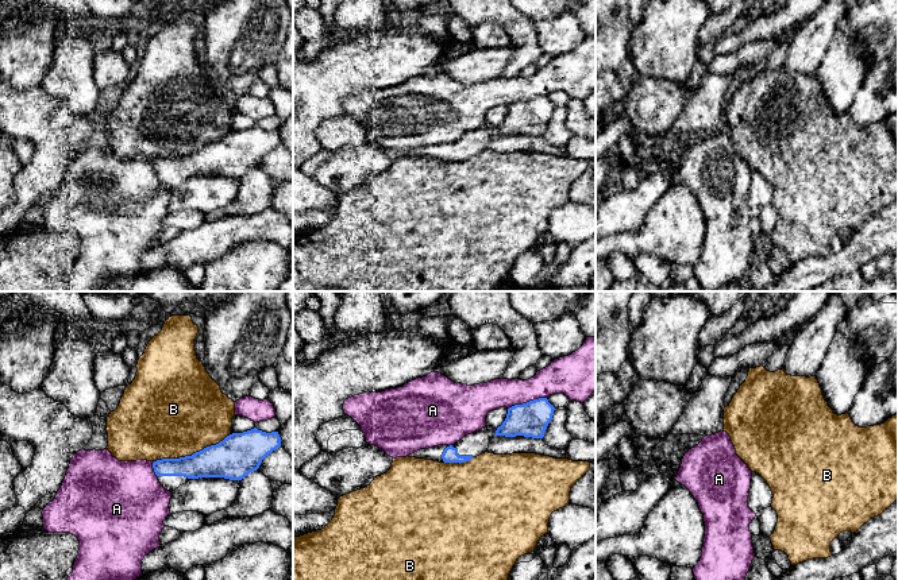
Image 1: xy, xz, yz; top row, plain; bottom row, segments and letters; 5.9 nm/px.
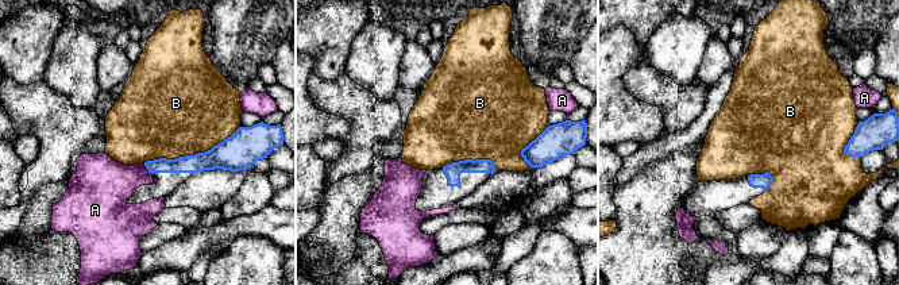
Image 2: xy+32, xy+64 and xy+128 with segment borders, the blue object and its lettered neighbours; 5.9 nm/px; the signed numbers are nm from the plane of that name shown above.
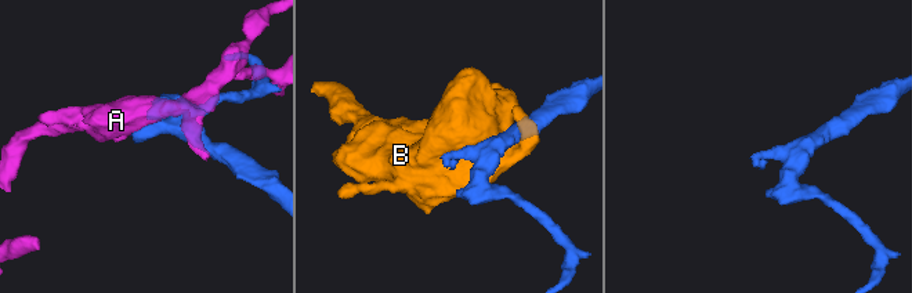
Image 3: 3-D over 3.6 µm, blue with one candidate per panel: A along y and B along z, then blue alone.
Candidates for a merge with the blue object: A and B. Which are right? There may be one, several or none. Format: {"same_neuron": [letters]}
{"same_neuron": []}

